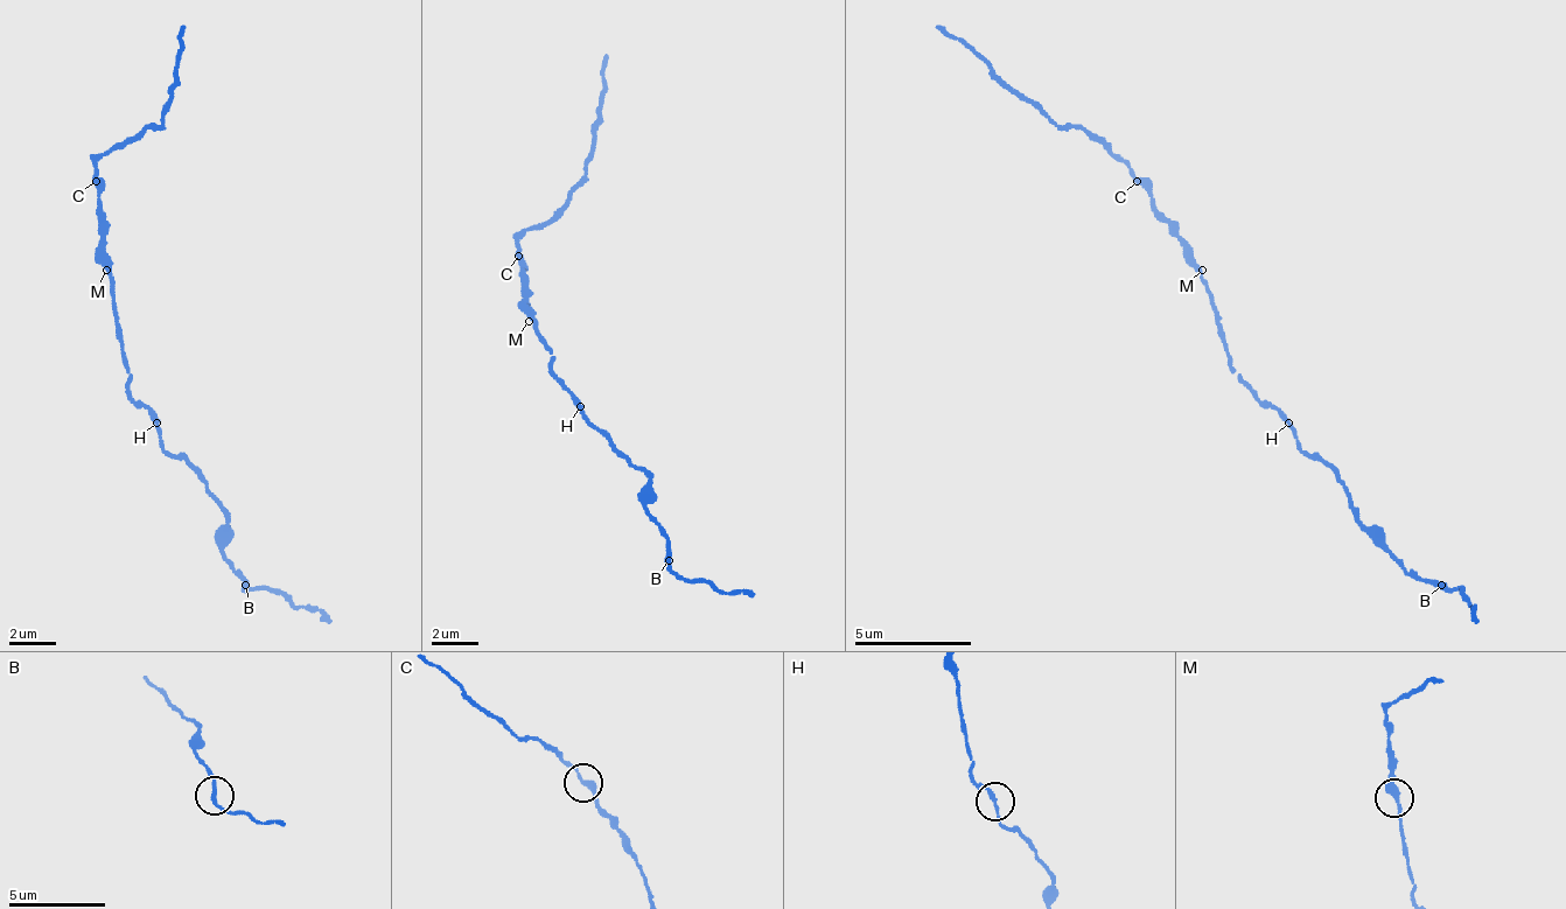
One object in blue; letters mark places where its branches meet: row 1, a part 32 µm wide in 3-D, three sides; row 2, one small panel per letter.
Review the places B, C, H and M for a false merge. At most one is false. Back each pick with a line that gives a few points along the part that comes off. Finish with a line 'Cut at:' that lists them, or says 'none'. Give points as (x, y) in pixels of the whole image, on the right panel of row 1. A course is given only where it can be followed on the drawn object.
Cut at: none

